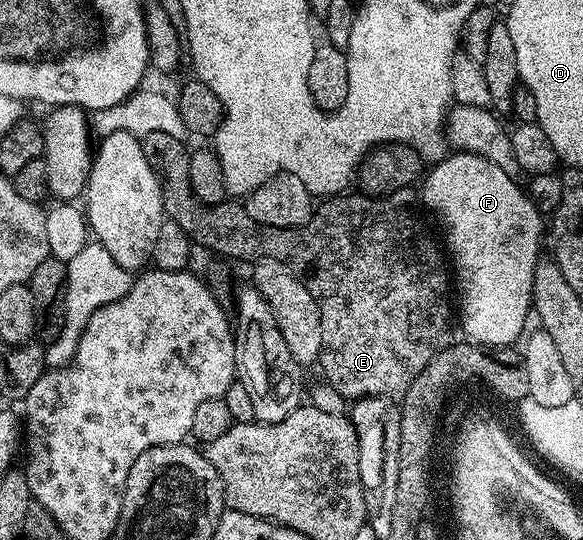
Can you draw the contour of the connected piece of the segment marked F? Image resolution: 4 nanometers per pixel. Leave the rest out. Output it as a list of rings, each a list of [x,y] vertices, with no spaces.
[[[452,153],[440,160],[423,176],[424,183],[424,203],[440,218],[440,223],[444,226],[444,239],[448,242],[447,254],[450,256],[450,267],[454,272],[454,287],[460,290],[460,307],[458,303],[458,319],[460,315],[460,323],[464,326],[464,331],[469,340],[473,344],[479,345],[485,349],[503,349],[512,345],[516,338],[521,338],[520,330],[524,327],[528,315],[530,319],[530,308],[532,307],[532,282],[534,281],[534,273],[536,272],[537,263],[541,262],[540,242],[546,239],[546,223],[542,220],[542,213],[532,203],[532,199],[528,196],[527,190],[523,186],[516,184],[517,180],[513,176],[508,175],[498,165],[494,165],[490,161],[486,161],[486,157],[481,155],[469,155],[467,153]]]

